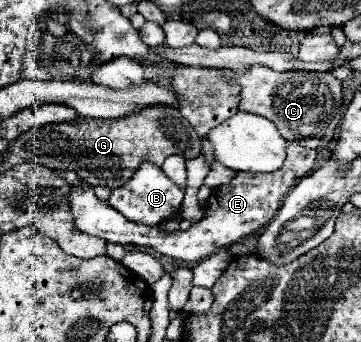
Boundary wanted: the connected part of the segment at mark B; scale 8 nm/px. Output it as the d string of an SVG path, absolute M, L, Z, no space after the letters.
M143 162L143 166L135 170L135 174L127 180L127 184L111 190L111 196L105 202L109 206L115 206L115 210L119 210L125 218L133 222L139 222L145 226L159 226L163 220L179 212L183 198L185 198L183 186L177 186L175 182L171 182L171 178L153 162Z

